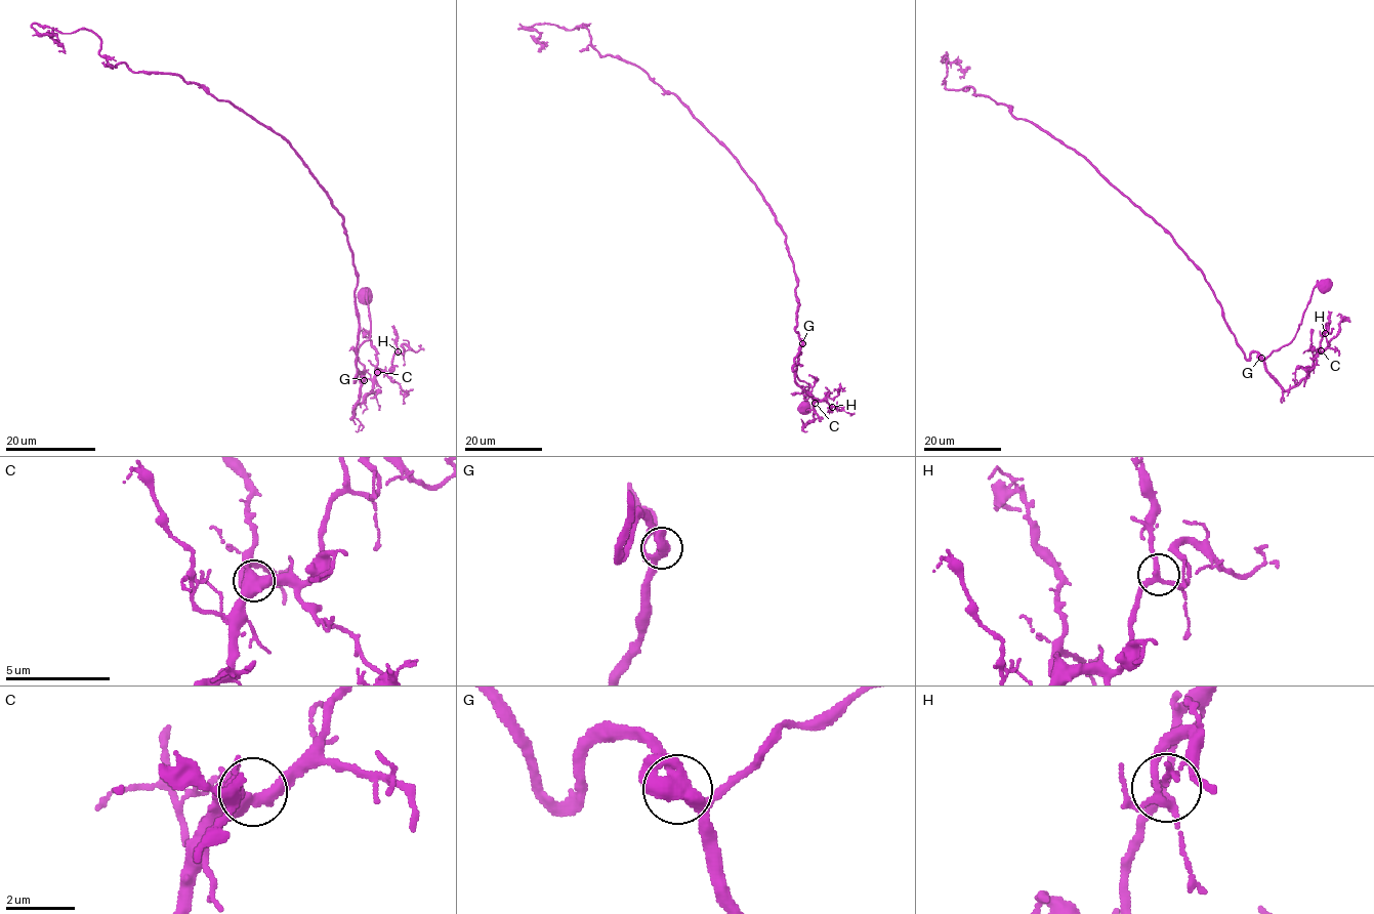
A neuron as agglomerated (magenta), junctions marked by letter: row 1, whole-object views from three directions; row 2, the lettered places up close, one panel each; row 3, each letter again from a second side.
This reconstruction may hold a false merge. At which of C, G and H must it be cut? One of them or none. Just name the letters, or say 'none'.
none

